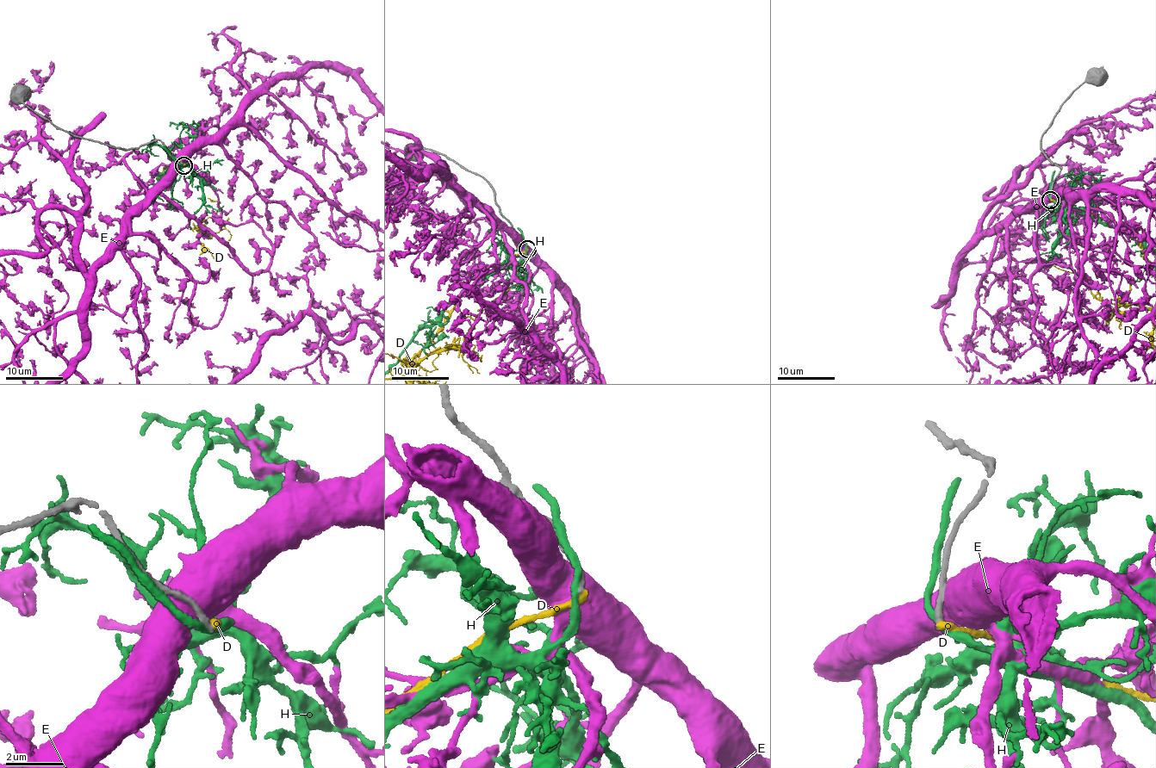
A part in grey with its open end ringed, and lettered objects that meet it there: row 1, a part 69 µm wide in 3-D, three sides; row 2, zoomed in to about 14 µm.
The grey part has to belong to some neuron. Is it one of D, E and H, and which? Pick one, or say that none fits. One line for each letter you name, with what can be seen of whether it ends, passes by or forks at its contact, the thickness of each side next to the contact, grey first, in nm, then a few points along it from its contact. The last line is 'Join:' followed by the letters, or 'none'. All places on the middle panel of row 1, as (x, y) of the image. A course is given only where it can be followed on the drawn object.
Join: none

